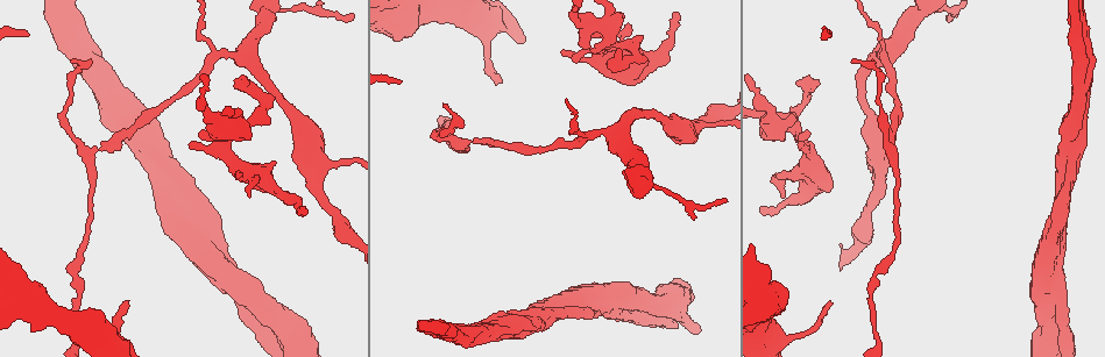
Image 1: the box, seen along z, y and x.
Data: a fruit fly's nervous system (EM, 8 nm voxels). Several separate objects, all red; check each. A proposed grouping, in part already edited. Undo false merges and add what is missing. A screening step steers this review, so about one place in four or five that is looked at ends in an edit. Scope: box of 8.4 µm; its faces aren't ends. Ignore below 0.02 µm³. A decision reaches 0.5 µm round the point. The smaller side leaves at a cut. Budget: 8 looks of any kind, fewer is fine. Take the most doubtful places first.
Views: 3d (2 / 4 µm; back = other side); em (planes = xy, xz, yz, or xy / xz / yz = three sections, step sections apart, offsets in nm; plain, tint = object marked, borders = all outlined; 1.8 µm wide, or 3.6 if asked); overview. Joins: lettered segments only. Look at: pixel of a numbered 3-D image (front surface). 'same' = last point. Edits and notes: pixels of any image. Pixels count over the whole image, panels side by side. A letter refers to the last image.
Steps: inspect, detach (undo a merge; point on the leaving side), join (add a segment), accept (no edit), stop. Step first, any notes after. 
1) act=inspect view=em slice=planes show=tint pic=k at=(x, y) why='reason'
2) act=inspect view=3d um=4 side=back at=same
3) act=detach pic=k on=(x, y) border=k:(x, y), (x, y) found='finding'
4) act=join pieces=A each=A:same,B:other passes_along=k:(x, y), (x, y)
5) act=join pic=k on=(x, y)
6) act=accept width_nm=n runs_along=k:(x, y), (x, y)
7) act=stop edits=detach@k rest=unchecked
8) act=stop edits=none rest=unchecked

act=inspect view=3d um=2 pic=1 at=(247, 83) why='an open end'

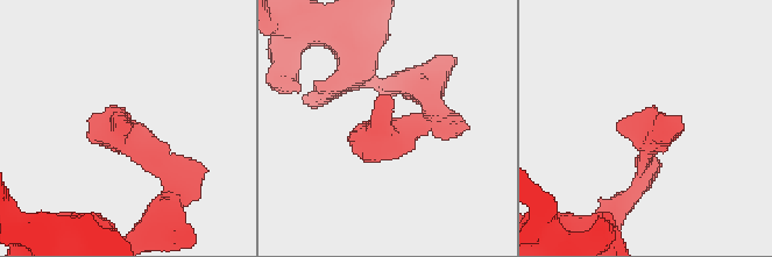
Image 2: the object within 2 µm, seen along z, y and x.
act=inspect view=em slice=xz step=16 show=tint pic=2 at=(619, 126) why='now the EM'

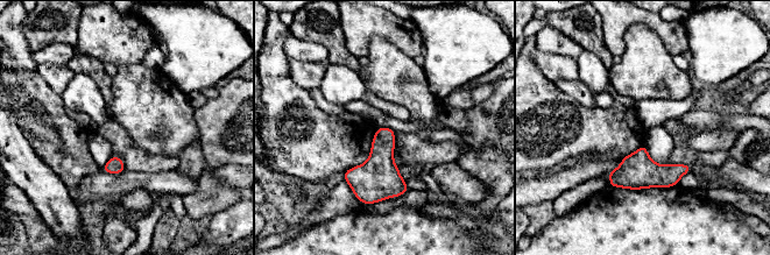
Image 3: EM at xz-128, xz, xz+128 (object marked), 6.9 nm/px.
act=inspect view=em slice=planes show=borders at=same

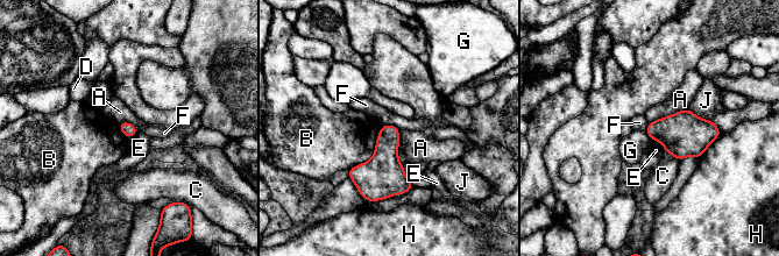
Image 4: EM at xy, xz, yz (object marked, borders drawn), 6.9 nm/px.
act=accept each=A:other,B:other,C:other,D:other,E:other,F:other,G:other,H:other,J:other border=4:(382, 125), (395, 125), (401, 129) found='none of them fits'

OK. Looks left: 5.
act=inspect view=em slice=planes show=borders pic=1 at=(851, 60) why='thin end'

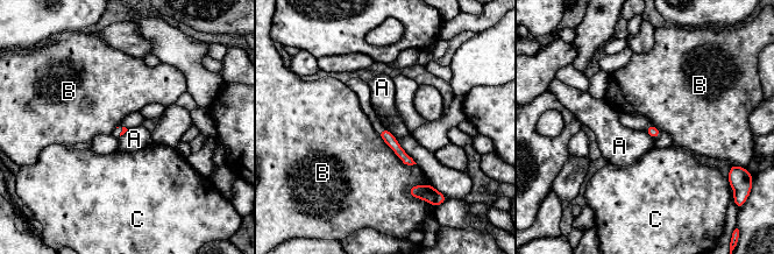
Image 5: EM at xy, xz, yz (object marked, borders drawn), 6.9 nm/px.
act=accept each=A:other,B:other,C:other runs_along=5:(383, 133), (410, 162) found='none of them fits'

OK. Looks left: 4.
act=inspect view=em slice=planes show=borders pic=1 at=(761, 211) why='branch stops here'

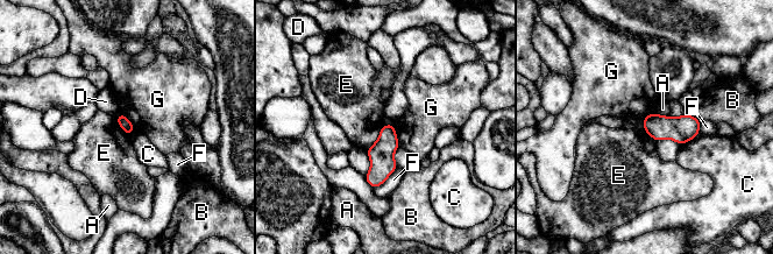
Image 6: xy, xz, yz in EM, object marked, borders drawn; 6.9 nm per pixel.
act=accept each=A:other,B:other,C:other,D:other,E:other,F:other,G:other border=6:(383, 124), (378, 138), (366, 149) found='no lettered segment goes on from it'

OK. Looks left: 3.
act=stop edits=none rest=unchecked

